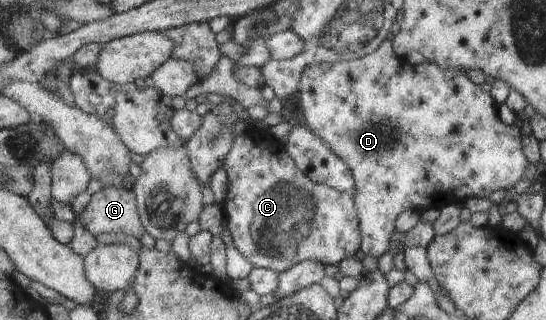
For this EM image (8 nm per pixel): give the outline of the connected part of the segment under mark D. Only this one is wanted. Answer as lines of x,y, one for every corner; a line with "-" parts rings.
386,39
385,42
382,43
381,46
378,47
373,53
367,54
363,57
354,59
354,60
341,60
338,62
333,63
325,63
319,62
310,65
303,74
302,77
302,89
301,89
301,106
302,110
304,111
304,115
307,121
308,126
311,130
313,130
317,136
319,136
346,164
347,167
351,170
352,176
354,177
355,182
355,195
353,196
354,202
356,203
356,207
358,210
359,219
361,219
361,234
362,234
362,243
361,243
361,250
365,255
373,255
373,257
381,257
383,253
387,253
390,249
390,237
395,232
396,227
395,220
396,217
403,213
406,209
411,208
415,211
424,211
430,210
433,208
438,208
439,210
446,205
456,203
456,204
464,204
469,197
485,197
488,196
493,191
499,191
499,189
503,189
503,191
508,192
517,181
521,181
524,179
524,175
526,174
526,169
528,168
528,161
525,157
525,154
522,150
522,137
523,137
523,130
518,128
514,123
513,124
506,124
498,114
498,106
496,101
491,97
489,92
483,92
481,90
481,86
477,85
476,83
472,83
470,77
466,74
467,71
465,70
452,70
452,69
443,69
440,68
438,65
435,65
433,62
423,62
419,65
411,65
406,61
406,58
400,58
396,56
394,52
392,41

